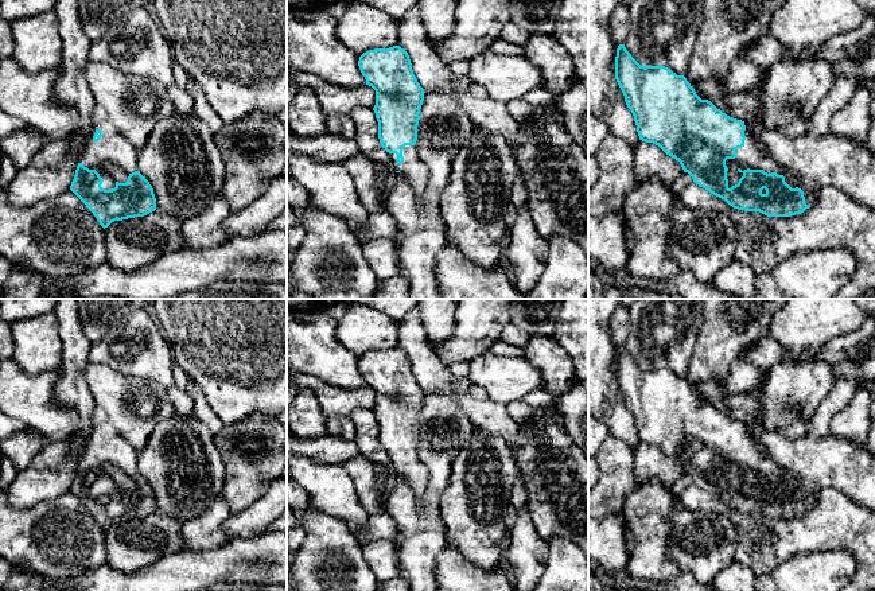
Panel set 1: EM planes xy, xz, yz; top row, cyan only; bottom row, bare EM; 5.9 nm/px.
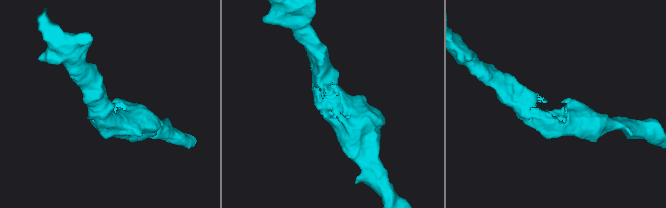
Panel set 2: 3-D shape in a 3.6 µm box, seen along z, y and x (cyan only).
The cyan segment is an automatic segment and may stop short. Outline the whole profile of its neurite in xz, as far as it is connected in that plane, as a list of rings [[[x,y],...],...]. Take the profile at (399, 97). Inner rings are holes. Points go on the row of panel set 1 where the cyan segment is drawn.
[[[400,46],[374,48],[359,57],[358,66],[366,85],[376,90],[373,110],[381,147],[390,153],[392,168],[421,198],[429,170],[419,158],[416,140],[425,92],[413,74],[409,55]]]

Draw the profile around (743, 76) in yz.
[[[735,57],[728,67],[727,74],[720,79],[704,79],[701,82],[695,82],[691,86],[700,92],[708,101],[711,101],[718,109],[720,109],[727,116],[746,121],[748,113],[742,106],[728,106],[723,98],[726,94],[735,94],[743,92],[757,92],[759,98],[759,105],[754,116],[757,128],[761,127],[761,118],[763,114],[763,101],[762,90],[765,79],[767,75],[767,69],[763,69],[744,57]]]

